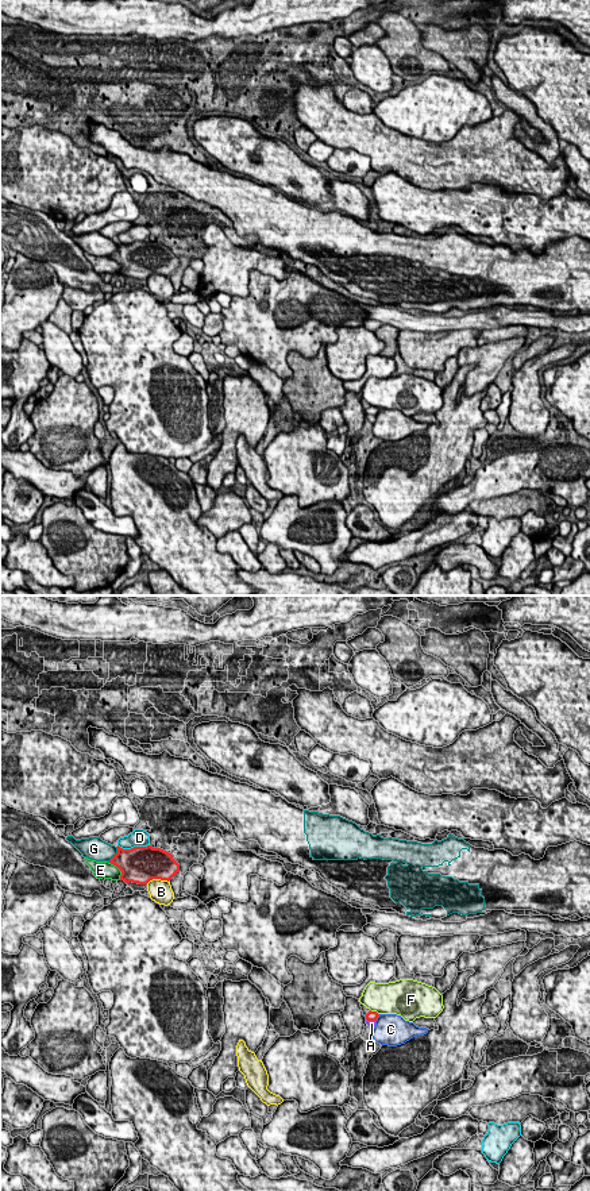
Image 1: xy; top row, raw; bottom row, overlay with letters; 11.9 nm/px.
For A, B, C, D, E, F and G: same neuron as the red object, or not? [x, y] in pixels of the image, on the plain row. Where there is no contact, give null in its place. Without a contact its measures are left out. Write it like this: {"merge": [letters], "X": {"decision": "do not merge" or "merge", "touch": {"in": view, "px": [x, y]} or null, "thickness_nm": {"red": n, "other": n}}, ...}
{"merge": ["A"], "A": {"decision": "merge", "touch": {"in": "xy", "px": [370, 415]}, "thickness_nm": {"red": 130, "other": 90}}, "B": {"decision": "do not merge", "touch": {"in": "xy", "px": [157, 273]}, "thickness_nm": {"red": 440, "other": 260}}, "C": {"decision": "do not merge", "touch": {"in": "xy", "px": [377, 412]}, "thickness_nm": {"red": 130, "other": 380}}, "D": {"decision": "do not merge", "touch": {"in": "xy", "px": [134, 242]}, "thickness_nm": {"red": 440, "other": 220}}, "E": {"decision": "do not merge", "touch": {"in": "xy", "px": [119, 263]}, "thickness_nm": {"red": 440, "other": 190}}, "F": {"decision": "do not merge", "touch": {"in": "xy", "px": [374, 407]}, "thickness_nm": {"red": 130, "other": 380}}, "G": {"decision": "do not merge", "touch": {"in": "xy", "px": [115, 250]}, "thickness_nm": {"red": 360, "other": 260}}}

